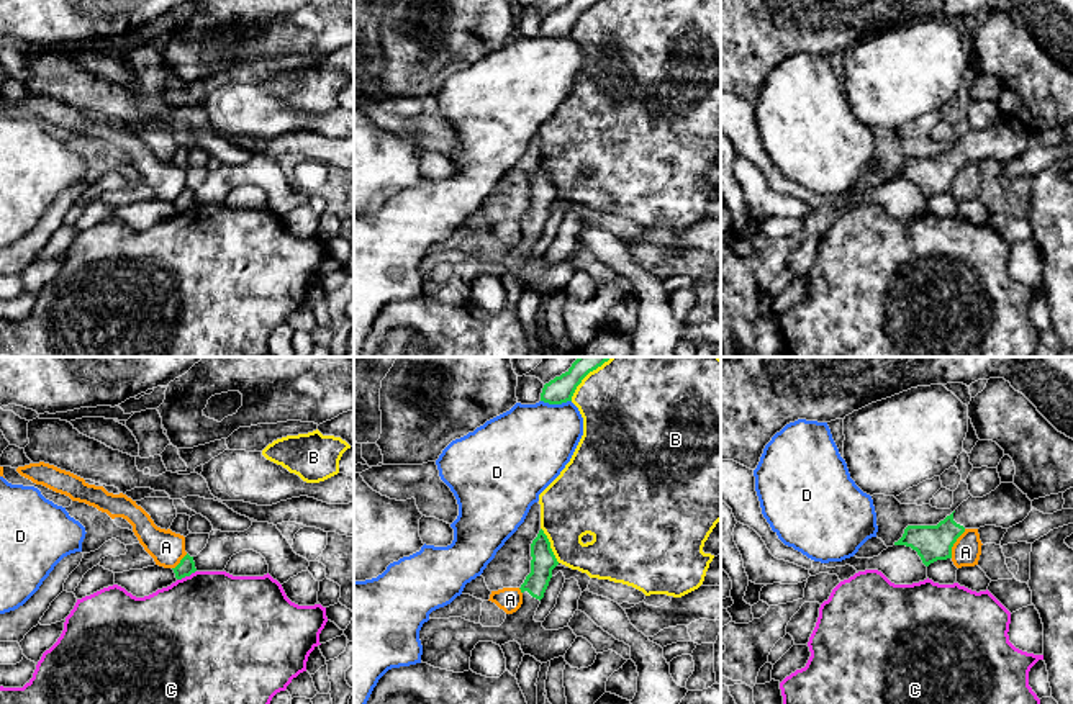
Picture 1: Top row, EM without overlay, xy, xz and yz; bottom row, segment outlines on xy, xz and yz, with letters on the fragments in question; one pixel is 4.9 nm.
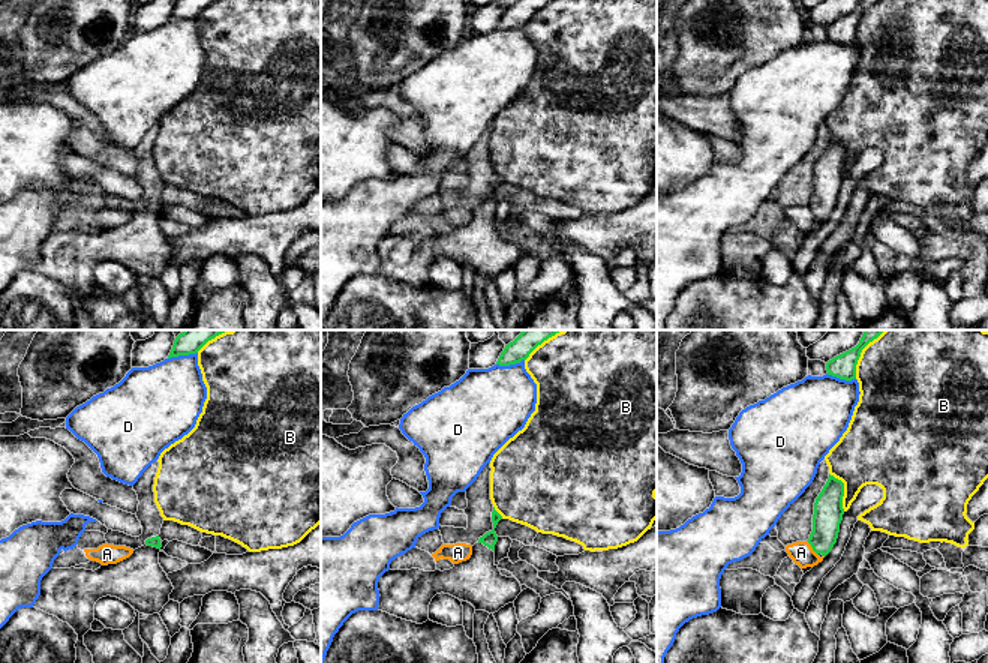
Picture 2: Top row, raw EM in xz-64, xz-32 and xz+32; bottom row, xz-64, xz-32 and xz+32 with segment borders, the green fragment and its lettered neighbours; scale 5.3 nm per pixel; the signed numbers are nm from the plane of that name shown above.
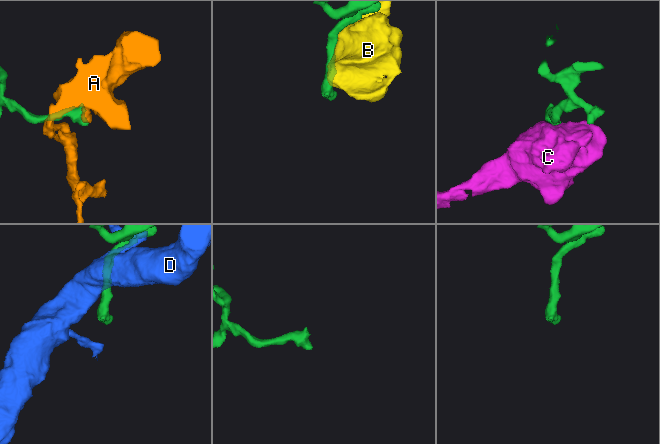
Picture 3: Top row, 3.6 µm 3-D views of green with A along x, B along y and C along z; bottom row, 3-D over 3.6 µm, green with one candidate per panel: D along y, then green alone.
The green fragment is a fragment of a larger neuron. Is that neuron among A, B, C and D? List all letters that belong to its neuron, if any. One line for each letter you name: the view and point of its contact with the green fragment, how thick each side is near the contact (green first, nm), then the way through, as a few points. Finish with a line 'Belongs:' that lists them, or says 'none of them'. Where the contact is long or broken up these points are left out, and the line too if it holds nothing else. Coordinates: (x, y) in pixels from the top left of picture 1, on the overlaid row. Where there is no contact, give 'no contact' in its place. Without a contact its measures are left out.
Belongs: none of them

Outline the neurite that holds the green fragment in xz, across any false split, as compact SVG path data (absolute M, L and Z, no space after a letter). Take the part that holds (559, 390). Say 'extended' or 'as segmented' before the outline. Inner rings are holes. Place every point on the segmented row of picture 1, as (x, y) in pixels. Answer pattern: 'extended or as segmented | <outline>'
as segmented | M578 357L572 367L544 385L541 401L549 404L562 404L572 401L572 396L582 380L611 357Z

